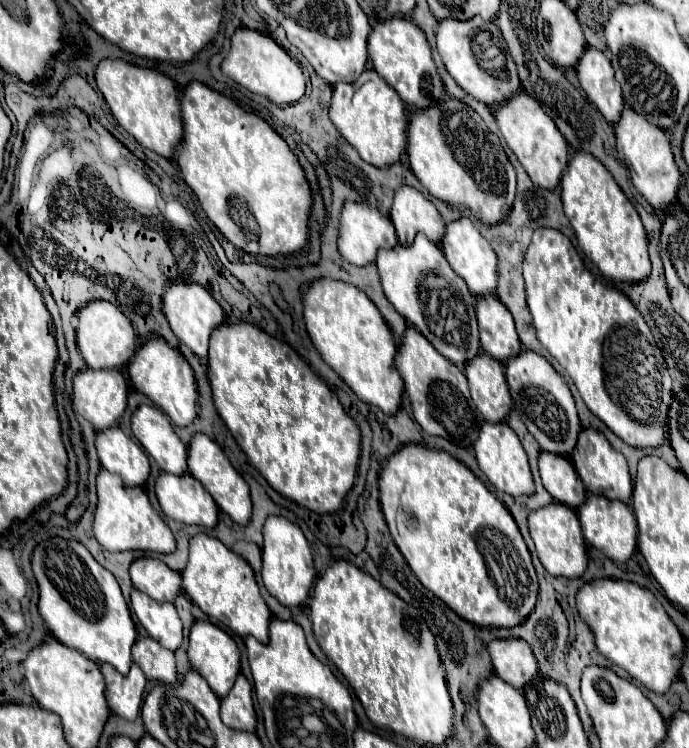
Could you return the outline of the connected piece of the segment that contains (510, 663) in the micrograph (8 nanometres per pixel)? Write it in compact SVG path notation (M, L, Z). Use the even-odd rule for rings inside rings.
M499 639L489 643L489 655L495 673L511 683L515 689L523 689L531 679L537 677L537 659L521 639Z

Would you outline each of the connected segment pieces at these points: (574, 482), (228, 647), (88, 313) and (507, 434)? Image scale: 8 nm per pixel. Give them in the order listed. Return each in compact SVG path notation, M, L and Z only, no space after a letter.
M543 451L539 455L539 473L543 487L555 501L571 509L577 509L585 501L587 489L579 479L577 471L573 469L573 465L565 457Z
M195 621L189 633L189 659L191 659L191 667L201 673L209 687L215 691L217 697L225 697L229 693L229 687L235 683L235 677L239 675L239 667L241 667L241 655L239 649L235 645L235 641L221 631L219 627L215 627L209 621Z
M91 301L79 311L77 347L91 369L111 369L125 365L137 349L137 335L131 321L109 301Z
M483 423L481 431L479 431L479 439L475 443L475 453L477 453L477 461L481 471L487 475L487 479L503 493L519 497L519 495L533 495L535 485L533 485L533 477L531 477L531 469L529 469L529 461L527 461L527 453L519 441L519 437L515 435L515 431L507 425L507 423Z

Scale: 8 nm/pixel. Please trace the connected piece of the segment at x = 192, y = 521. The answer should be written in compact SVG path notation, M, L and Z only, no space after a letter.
M163 473L155 483L155 493L163 513L175 521L201 527L217 523L217 503L191 475L177 477Z

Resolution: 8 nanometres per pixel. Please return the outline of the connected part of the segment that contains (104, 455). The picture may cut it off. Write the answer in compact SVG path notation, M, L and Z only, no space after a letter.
M111 427L97 433L95 441L99 449L101 467L119 475L127 487L145 485L149 477L149 459L145 451L119 427Z

